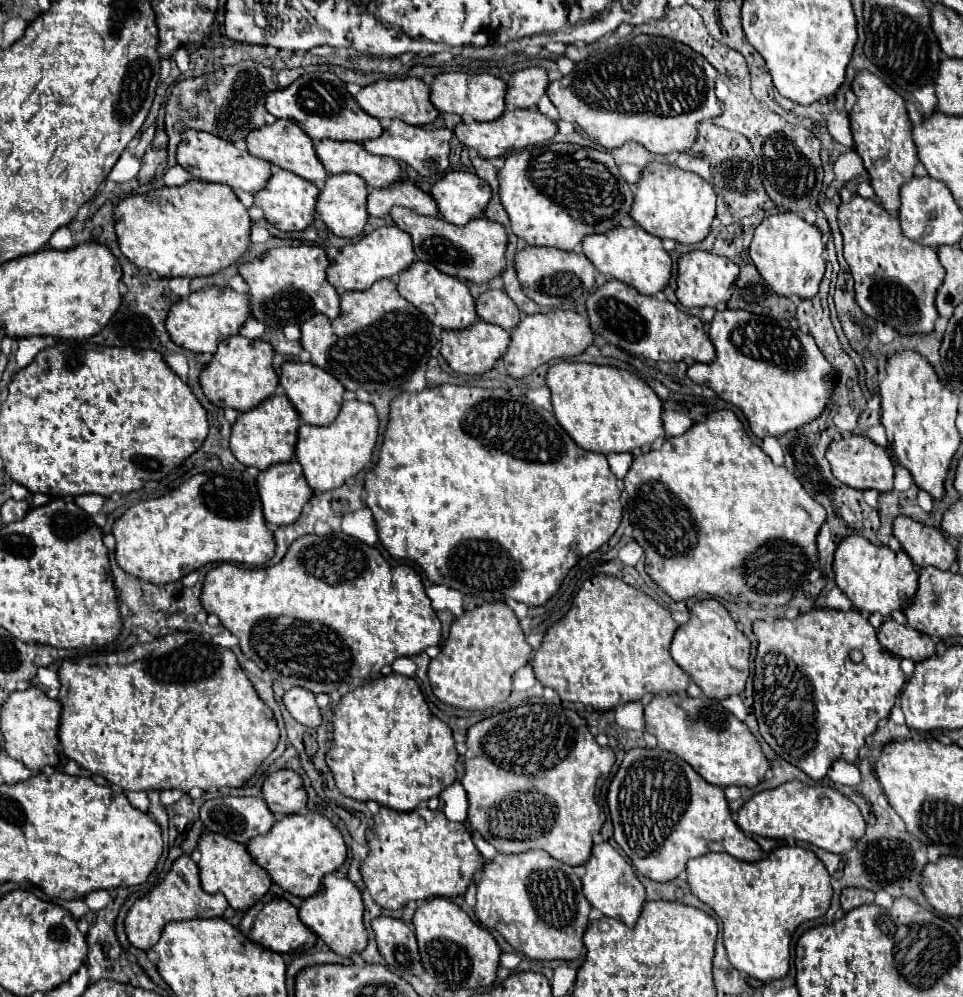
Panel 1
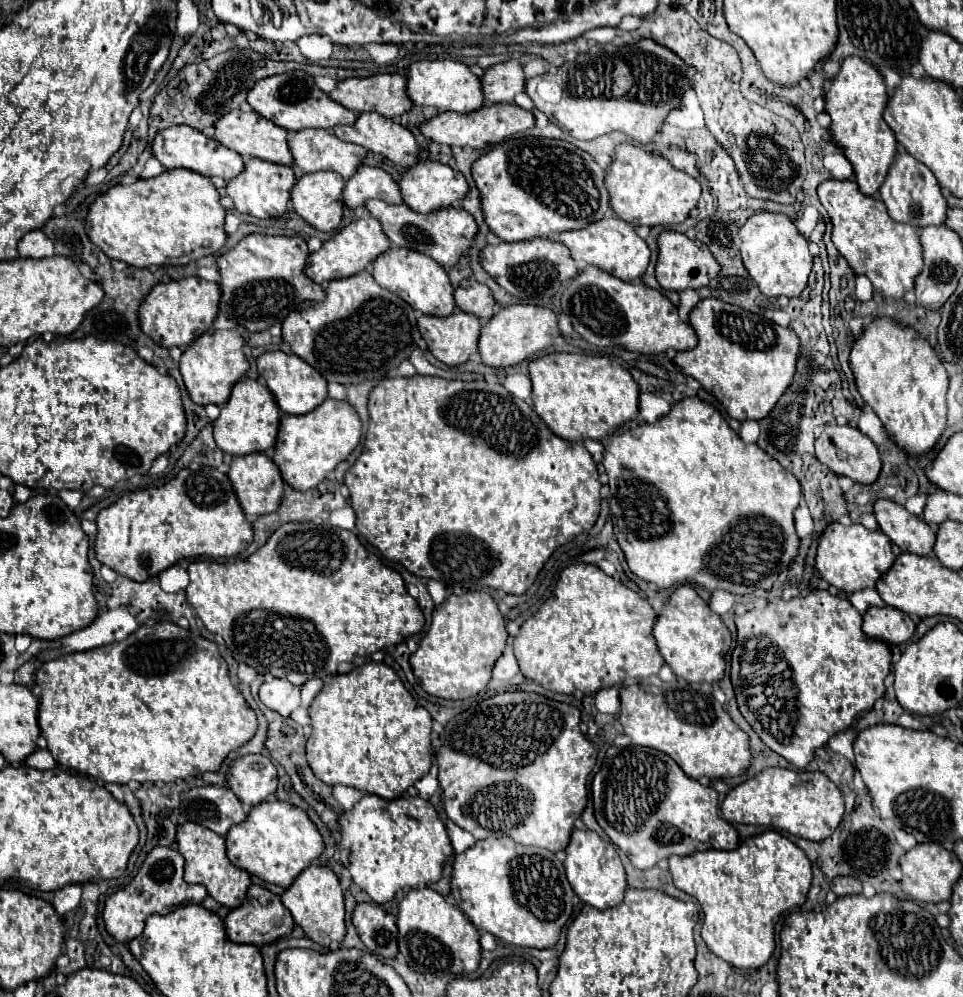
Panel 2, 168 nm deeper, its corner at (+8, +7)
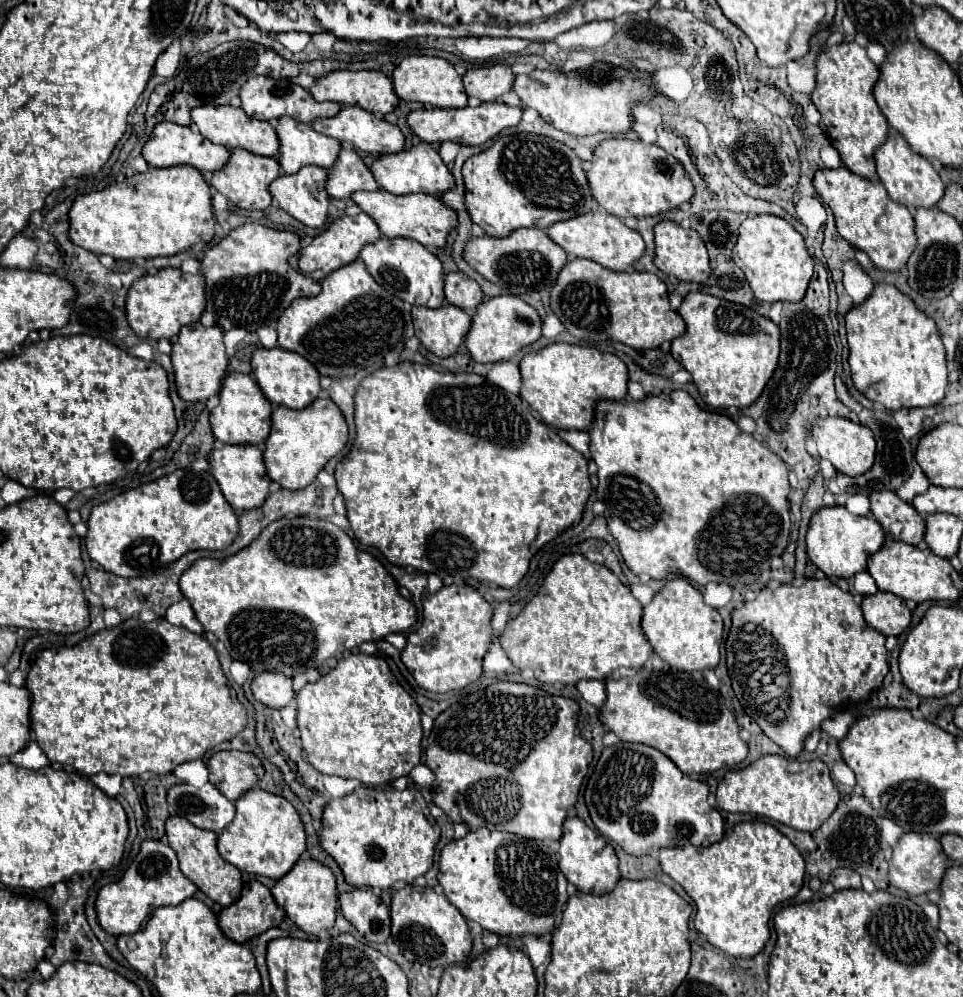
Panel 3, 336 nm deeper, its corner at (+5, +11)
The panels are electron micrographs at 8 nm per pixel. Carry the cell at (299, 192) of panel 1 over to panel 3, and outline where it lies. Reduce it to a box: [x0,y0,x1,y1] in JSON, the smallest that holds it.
[209,148,281,210]

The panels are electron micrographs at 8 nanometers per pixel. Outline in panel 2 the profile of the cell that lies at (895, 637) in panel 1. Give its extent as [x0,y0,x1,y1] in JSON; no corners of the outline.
[862,606,916,644]

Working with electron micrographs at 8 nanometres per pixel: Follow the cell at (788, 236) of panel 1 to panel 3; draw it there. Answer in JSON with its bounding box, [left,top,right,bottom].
[733,214,813,302]

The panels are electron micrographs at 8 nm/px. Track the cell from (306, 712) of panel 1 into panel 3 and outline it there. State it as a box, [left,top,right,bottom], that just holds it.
[251,672,297,708]

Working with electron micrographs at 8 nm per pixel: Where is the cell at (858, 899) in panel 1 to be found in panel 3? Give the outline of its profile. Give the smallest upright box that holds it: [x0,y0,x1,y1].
[829,868,861,890]

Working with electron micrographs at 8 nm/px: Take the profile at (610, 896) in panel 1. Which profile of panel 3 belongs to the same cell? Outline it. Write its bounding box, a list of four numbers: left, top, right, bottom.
[559,818,621,896]

